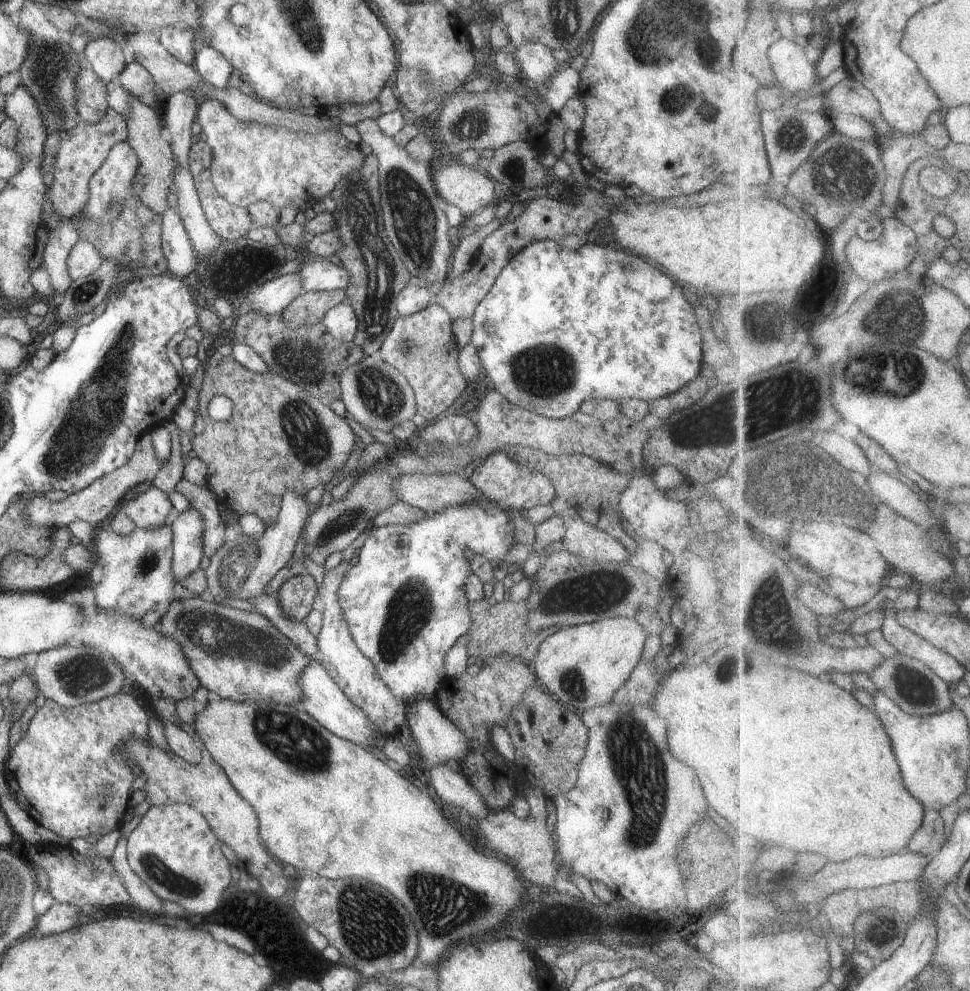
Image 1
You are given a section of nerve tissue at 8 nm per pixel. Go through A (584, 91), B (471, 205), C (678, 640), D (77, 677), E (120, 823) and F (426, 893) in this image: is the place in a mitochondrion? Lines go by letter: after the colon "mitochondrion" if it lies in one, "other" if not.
A: other
B: other
C: other
D: mitochondrion
E: other
F: mitochondrion

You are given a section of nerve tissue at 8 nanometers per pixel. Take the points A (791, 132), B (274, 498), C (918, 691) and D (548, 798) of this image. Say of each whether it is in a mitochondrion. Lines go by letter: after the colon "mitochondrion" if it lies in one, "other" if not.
A: mitochondrion
B: other
C: mitochondrion
D: other

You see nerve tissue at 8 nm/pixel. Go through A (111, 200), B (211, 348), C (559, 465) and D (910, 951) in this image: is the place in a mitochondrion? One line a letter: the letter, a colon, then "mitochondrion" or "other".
A: mitochondrion
B: other
C: other
D: other

